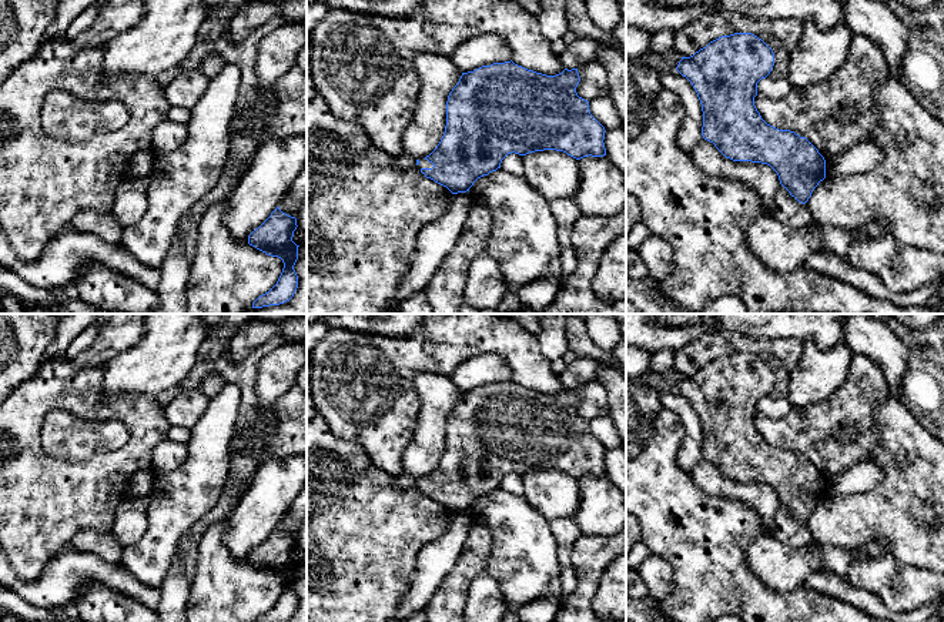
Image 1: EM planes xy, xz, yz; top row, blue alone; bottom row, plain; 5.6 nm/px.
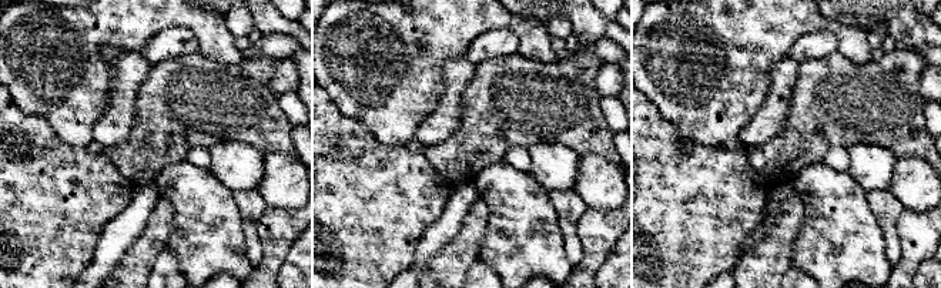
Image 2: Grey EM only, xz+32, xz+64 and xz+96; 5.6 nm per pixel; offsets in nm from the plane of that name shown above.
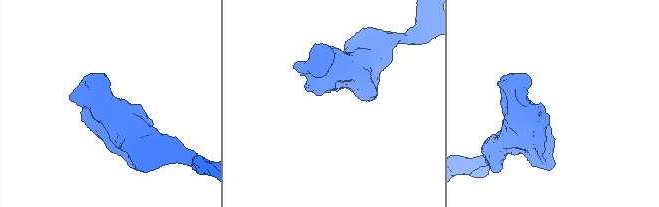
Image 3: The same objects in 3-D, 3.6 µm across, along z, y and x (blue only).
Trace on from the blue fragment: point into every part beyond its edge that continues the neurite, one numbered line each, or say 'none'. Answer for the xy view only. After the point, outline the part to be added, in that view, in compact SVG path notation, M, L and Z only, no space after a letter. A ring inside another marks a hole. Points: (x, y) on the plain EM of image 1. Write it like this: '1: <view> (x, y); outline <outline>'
none

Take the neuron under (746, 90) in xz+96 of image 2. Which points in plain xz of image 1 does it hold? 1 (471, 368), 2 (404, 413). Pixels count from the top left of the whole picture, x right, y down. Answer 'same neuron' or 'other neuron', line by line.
1: other neuron
2: same neuron

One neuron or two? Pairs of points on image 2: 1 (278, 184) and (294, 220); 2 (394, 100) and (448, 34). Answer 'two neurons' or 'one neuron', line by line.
1: two neurons
2: one neuron

